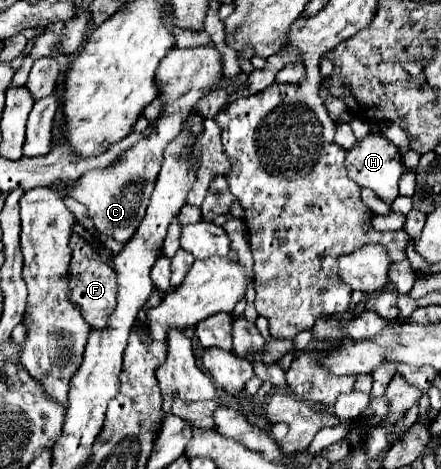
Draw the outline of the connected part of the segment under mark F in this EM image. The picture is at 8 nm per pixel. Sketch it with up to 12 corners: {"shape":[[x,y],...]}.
{"shape":[[72,233],[72,301],[94,329],[116,305],[116,273]]}

